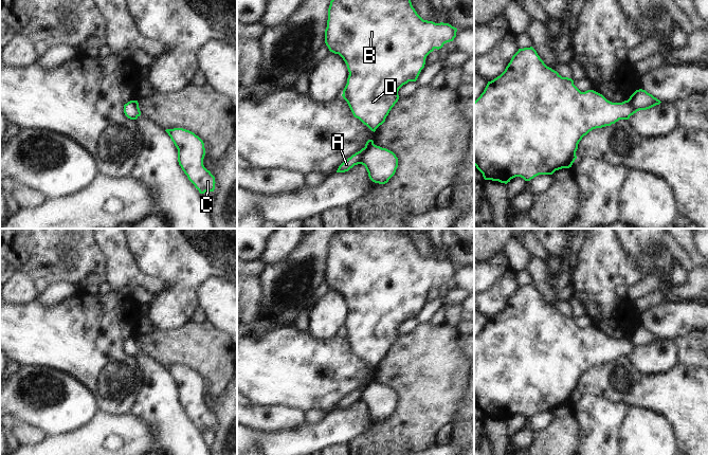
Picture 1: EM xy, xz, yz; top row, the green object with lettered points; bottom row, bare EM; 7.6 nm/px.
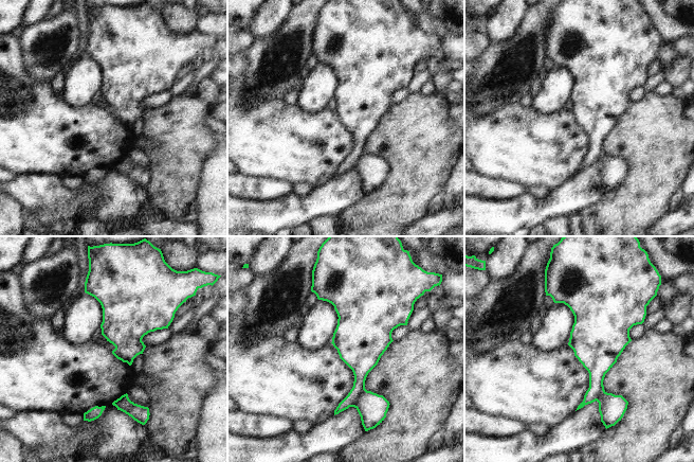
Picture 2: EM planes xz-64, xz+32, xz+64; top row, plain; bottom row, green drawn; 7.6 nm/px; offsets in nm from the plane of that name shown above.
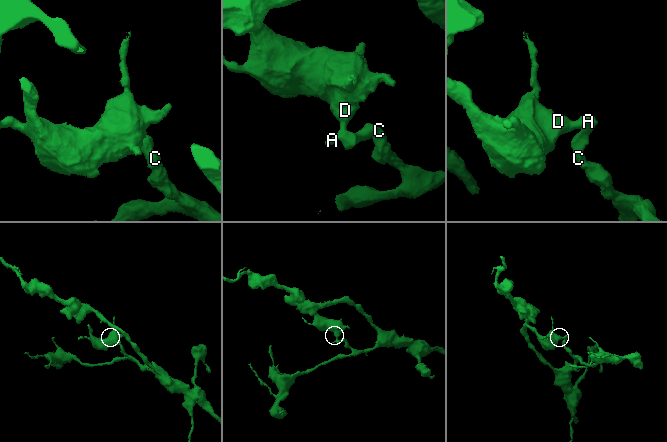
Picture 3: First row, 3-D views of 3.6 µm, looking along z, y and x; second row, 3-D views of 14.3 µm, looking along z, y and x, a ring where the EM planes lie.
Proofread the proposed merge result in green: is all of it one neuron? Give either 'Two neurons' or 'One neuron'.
Two neurons.

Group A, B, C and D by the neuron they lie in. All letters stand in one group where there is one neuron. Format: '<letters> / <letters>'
A B D / C

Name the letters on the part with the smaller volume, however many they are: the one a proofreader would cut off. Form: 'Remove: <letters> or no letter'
Remove: A, B, D.

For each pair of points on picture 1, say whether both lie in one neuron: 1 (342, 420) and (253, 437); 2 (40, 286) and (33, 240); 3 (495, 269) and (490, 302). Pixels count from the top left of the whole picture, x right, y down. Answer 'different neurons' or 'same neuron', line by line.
1: same neuron
2: different neurons
3: different neurons

